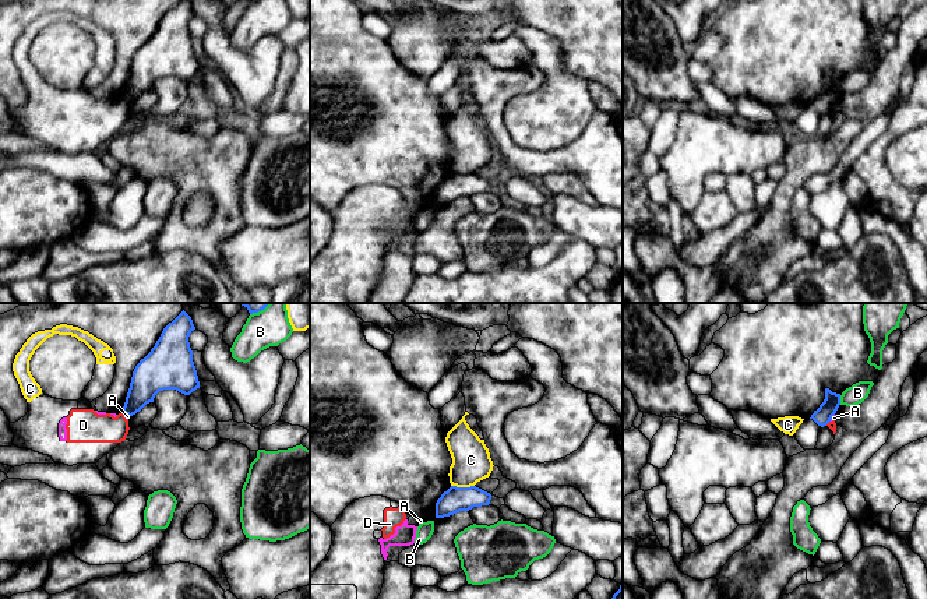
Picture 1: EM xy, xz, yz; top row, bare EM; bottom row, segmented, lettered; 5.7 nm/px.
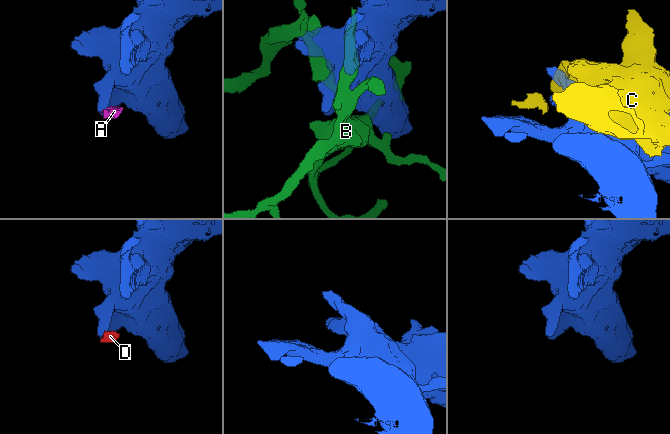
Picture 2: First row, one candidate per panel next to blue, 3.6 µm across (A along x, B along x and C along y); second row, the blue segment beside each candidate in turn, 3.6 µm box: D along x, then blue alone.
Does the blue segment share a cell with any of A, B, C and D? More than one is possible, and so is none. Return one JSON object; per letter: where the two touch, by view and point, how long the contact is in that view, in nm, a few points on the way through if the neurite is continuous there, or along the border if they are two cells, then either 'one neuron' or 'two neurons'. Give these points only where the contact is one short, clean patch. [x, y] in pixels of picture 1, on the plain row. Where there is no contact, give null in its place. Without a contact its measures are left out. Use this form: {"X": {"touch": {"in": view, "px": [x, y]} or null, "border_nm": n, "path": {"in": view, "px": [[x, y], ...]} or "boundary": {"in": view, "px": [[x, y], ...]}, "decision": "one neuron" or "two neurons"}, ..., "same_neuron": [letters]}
{"A": {"touch": {"in": "yz", "px": [831, 105]}, "border_nm": 50, "boundary": {"in": "yz", "px": [[834, 101], [829, 108]]}, "decision": "two neurons"}, "B": {"touch": {"in": "yz", "px": [839, 87]}, "border_nm": 60, "decision": "two neurons"}, "C": {"touch": {"in": "xz", "px": [462, 175]}, "border_nm": 140, "decision": "two neurons"}, "D": {"touch": {"in": "xy", "px": [124, 99]}, "border_nm": 40, "boundary": {"in": "xy", "px": [[122, 98], [126, 101]]}, "decision": "two neurons"}, "same_neuron": []}

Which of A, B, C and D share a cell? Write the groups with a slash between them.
A C D / B

